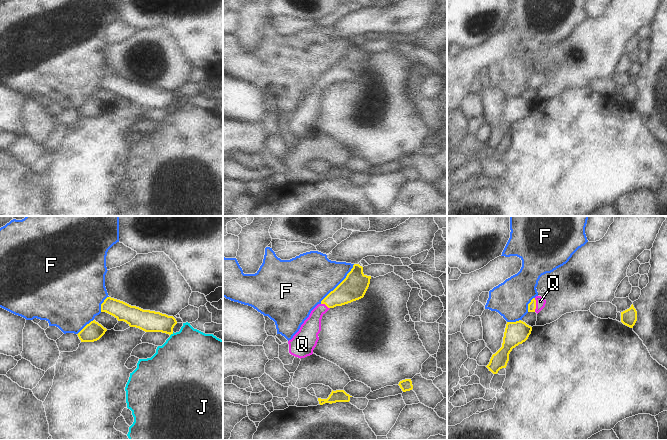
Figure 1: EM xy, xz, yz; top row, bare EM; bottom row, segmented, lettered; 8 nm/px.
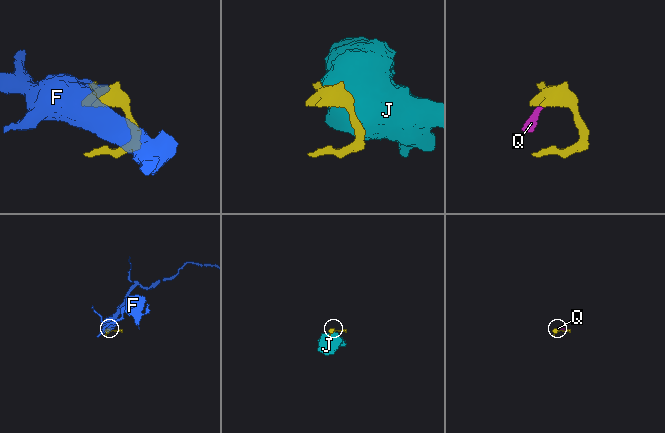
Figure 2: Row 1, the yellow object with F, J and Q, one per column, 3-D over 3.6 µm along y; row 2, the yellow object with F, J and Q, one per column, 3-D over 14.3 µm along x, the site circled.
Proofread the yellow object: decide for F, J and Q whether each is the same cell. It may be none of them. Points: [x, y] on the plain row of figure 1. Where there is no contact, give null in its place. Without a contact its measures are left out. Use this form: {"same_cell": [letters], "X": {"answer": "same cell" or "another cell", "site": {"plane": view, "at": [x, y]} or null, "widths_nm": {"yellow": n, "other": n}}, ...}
{"same_cell": ["Q"], "F": {"answer": "another cell", "site": {"plane": "xz", "at": [339, 60]}, "widths_nm": {"yellow": 200, "other": 400}}, "J": {"answer": "another cell", "site": {"plane": "xy", "at": [171, 109]}, "widths_nm": {"yellow": 180, "other": 460}}, "Q": {"answer": "same cell", "site": {"plane": "yz", "at": [535, 81]}, "widths_nm": {"yellow": 60, "other": 80}}}

